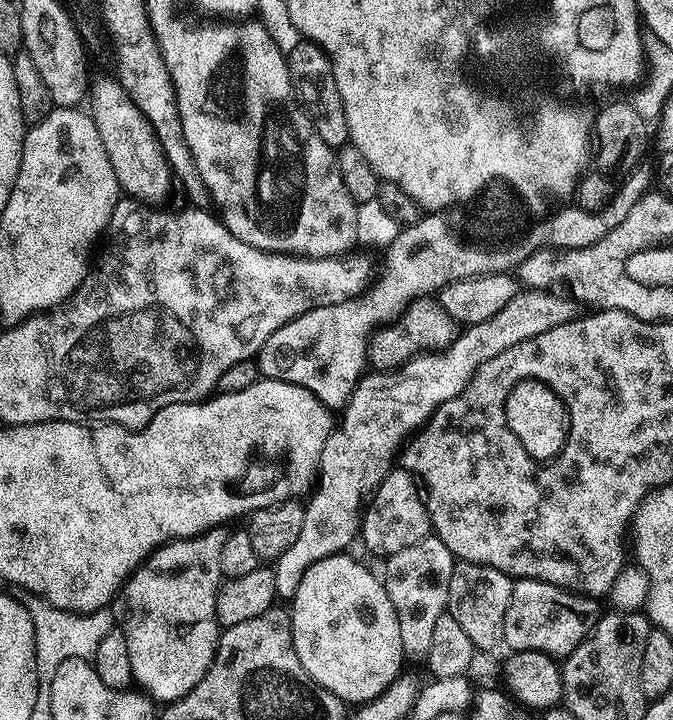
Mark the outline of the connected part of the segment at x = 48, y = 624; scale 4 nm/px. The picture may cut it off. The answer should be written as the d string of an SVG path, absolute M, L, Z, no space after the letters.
M13 587L11 596L30 614L30 622L34 625L35 666L39 678L39 701L47 701L48 687L52 684L54 670L70 657L91 659L97 652L99 642L110 634L114 626L114 612L111 607L99 608L96 612L75 613L54 606L43 596L27 592L25 588Z

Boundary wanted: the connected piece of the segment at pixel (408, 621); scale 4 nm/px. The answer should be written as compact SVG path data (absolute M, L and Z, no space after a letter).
M434 534L413 546L403 547L385 561L386 574L384 573L382 583L394 606L403 652L409 661L427 655L435 623L447 609L450 577L455 563L455 556Z

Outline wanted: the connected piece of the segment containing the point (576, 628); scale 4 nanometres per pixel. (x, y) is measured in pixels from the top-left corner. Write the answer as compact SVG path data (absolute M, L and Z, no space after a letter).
M516 580L510 594L510 610L506 610L504 644L512 652L541 652L553 658L566 658L592 634L602 615L601 601L591 596L581 596L566 588L559 588L541 580Z

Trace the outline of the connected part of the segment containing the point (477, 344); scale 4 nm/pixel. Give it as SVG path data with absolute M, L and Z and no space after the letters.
M534 288L517 291L516 296L510 302L506 302L506 306L502 306L502 310L498 310L498 314L494 314L494 318L486 318L486 322L467 325L457 335L456 341L444 351L416 356L412 360L407 360L401 368L391 372L373 371L361 379L360 383L356 385L356 389L353 390L351 398L348 399L348 403L342 409L344 417L341 420L339 417L338 430L334 430L328 435L320 451L318 483L304 504L302 530L290 546L290 550L286 550L286 554L282 554L271 565L277 597L292 597L302 582L302 574L310 566L314 566L314 562L347 553L351 549L348 547L355 540L357 543L358 533L362 528L362 509L365 507L366 501L392 471L394 461L409 437L423 428L438 406L442 406L446 402L450 402L450 398L462 394L466 382L470 382L470 378L474 378L478 369L491 365L498 354L512 352L518 346L518 342L538 338L538 334L546 334L546 330L554 330L554 326L562 326L566 322L576 319L577 301L567 295L565 295L566 297L559 296L556 292L548 291L552 290Z

